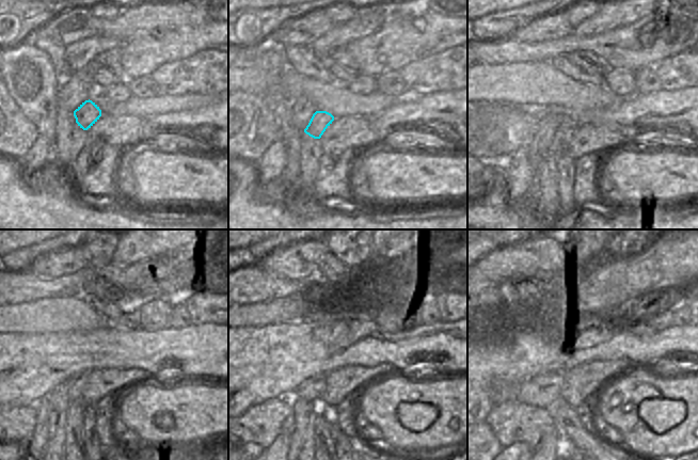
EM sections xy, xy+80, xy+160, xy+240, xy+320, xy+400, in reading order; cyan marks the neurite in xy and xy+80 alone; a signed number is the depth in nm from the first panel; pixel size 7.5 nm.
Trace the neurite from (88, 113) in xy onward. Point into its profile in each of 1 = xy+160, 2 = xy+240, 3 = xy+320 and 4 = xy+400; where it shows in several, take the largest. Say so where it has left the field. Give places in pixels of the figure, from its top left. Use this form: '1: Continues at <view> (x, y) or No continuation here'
1: Continues at xy+160 (560, 138)
2: Continues at xy+240 (76, 384)
3: Continues at xy+320 (312, 390)
4: Continues at xy+400 (543, 391)

